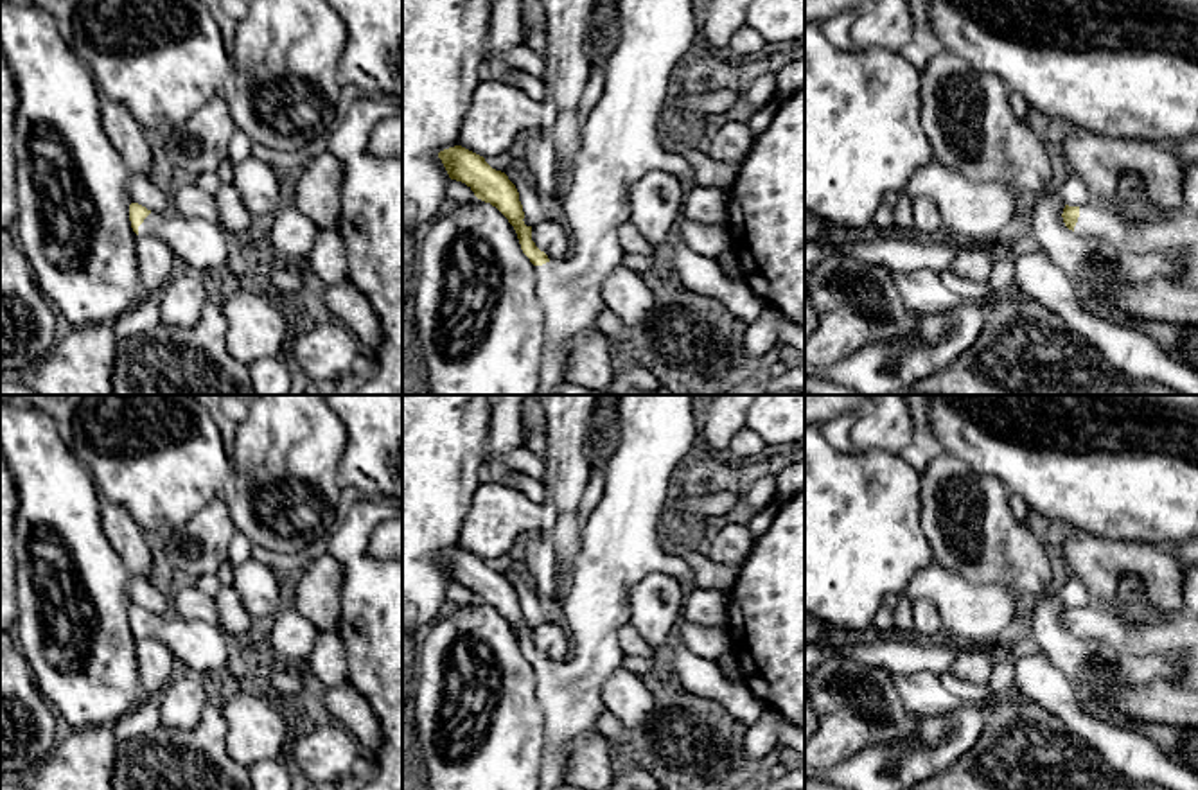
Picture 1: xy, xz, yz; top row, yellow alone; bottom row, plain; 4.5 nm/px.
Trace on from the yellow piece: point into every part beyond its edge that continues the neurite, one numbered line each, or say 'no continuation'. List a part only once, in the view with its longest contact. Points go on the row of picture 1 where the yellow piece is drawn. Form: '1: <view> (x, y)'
1: yz (1177, 237)

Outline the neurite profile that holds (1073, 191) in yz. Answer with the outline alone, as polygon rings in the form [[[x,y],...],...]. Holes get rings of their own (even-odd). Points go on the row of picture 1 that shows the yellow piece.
[[[1072,172],[1060,187],[1054,189],[1054,194],[1069,206],[1081,206],[1094,201],[1088,187]]]

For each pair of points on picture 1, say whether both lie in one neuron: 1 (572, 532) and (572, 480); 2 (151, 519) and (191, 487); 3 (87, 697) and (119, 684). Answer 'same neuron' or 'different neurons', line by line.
1: same neuron
2: same neuron
3: same neuron

